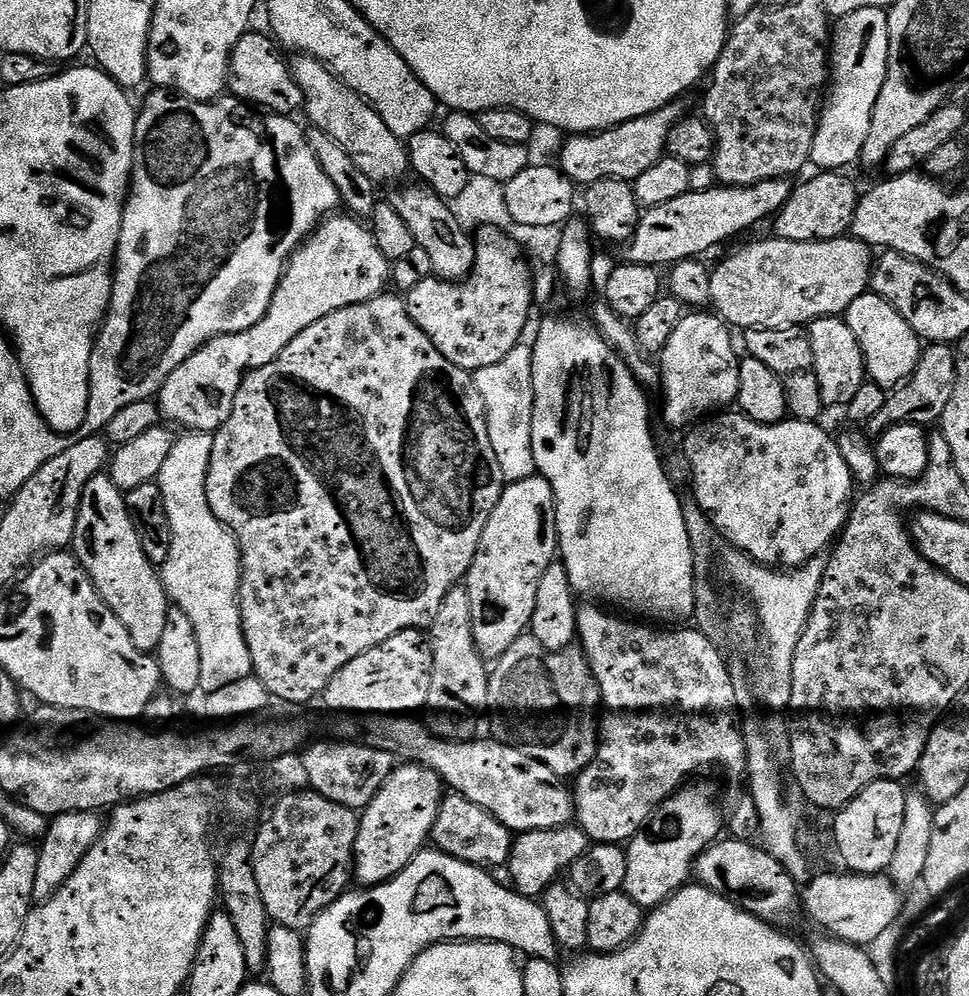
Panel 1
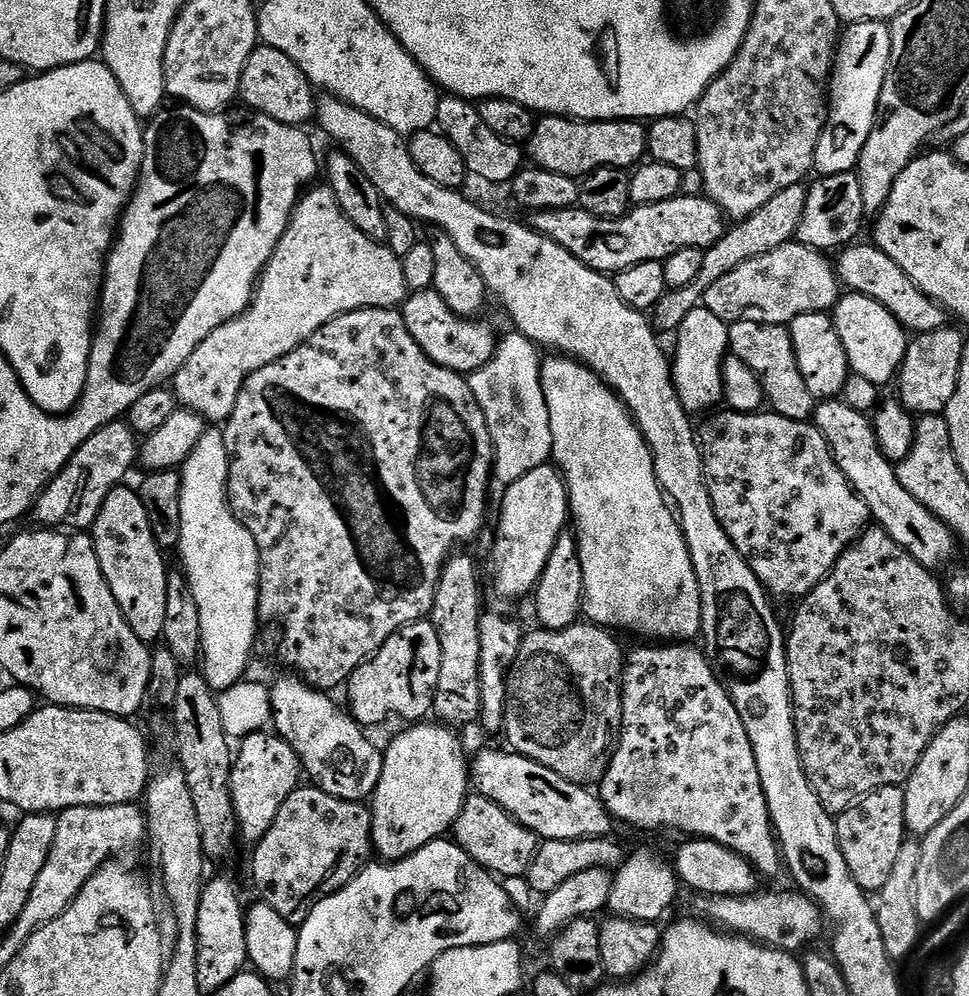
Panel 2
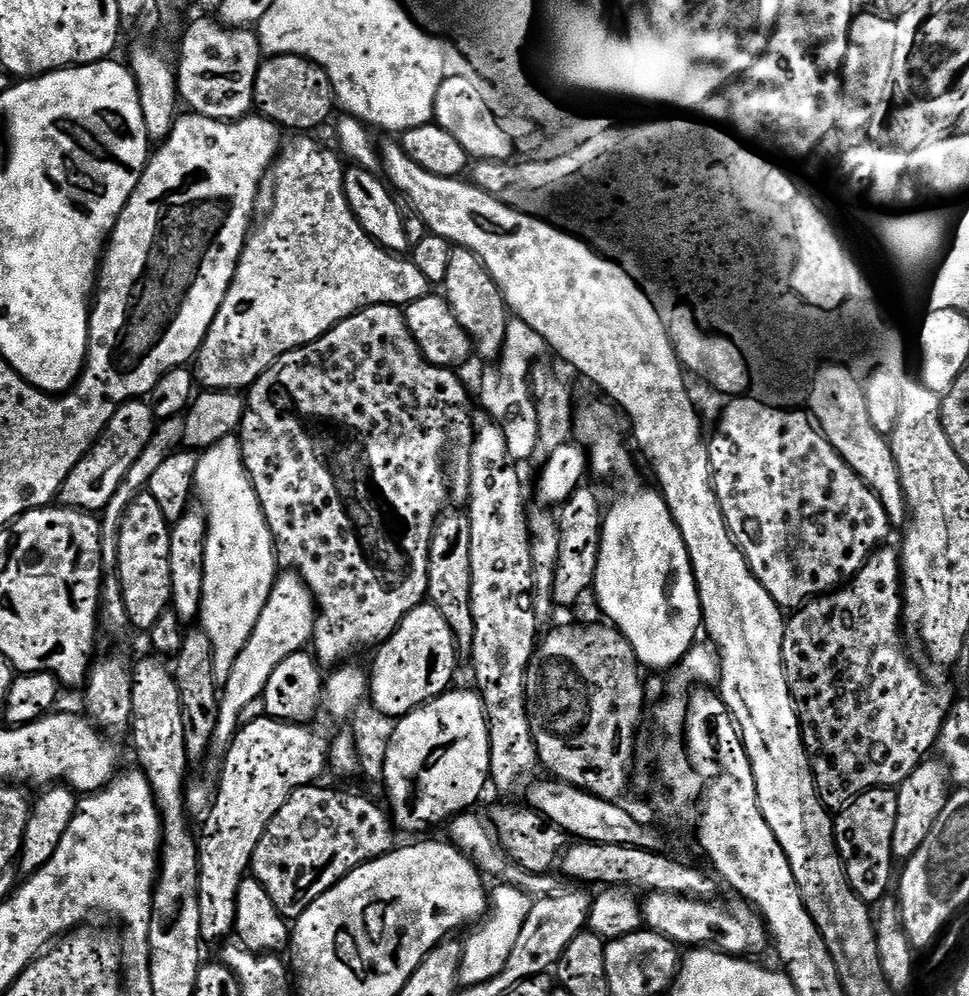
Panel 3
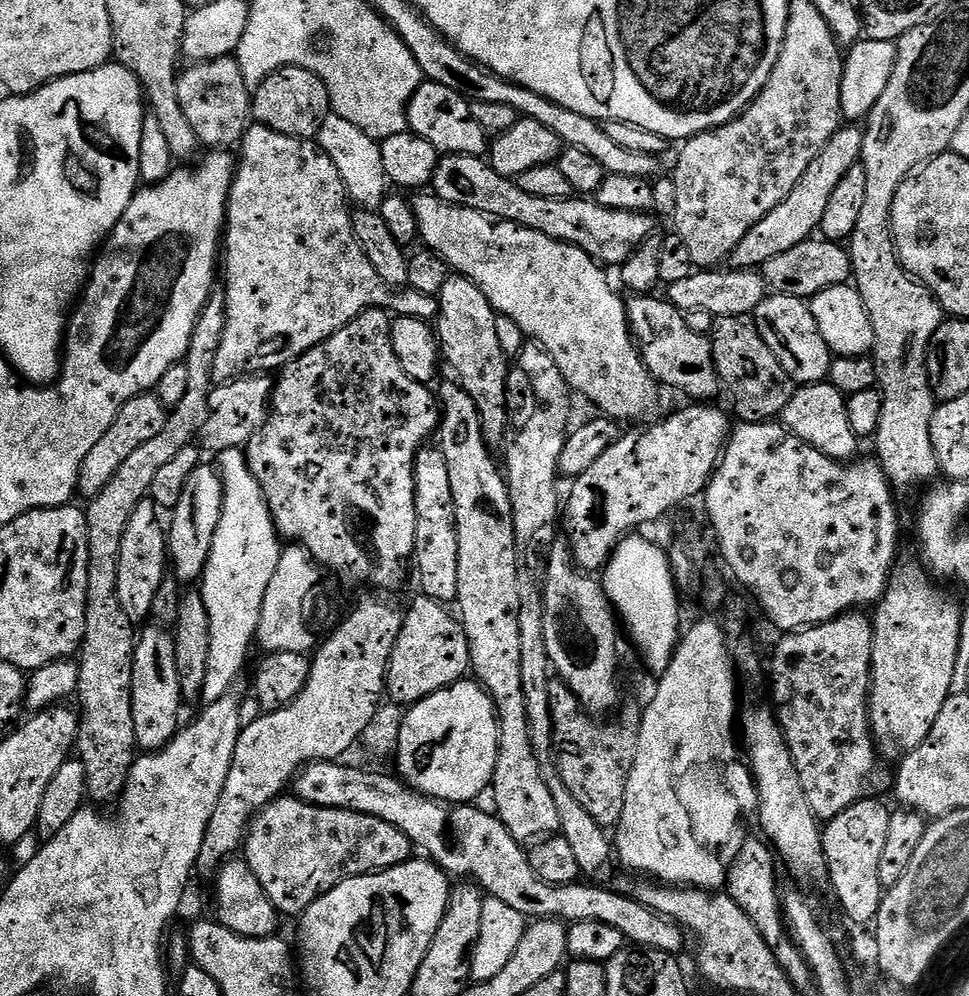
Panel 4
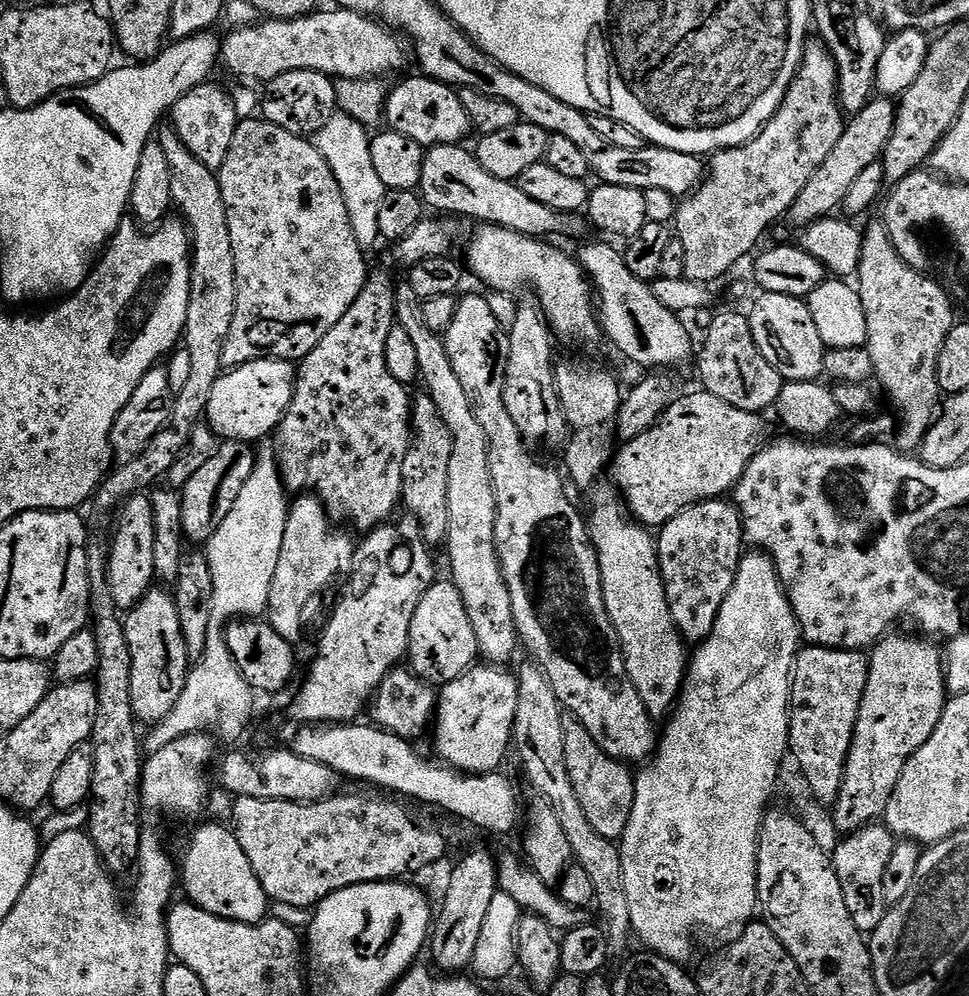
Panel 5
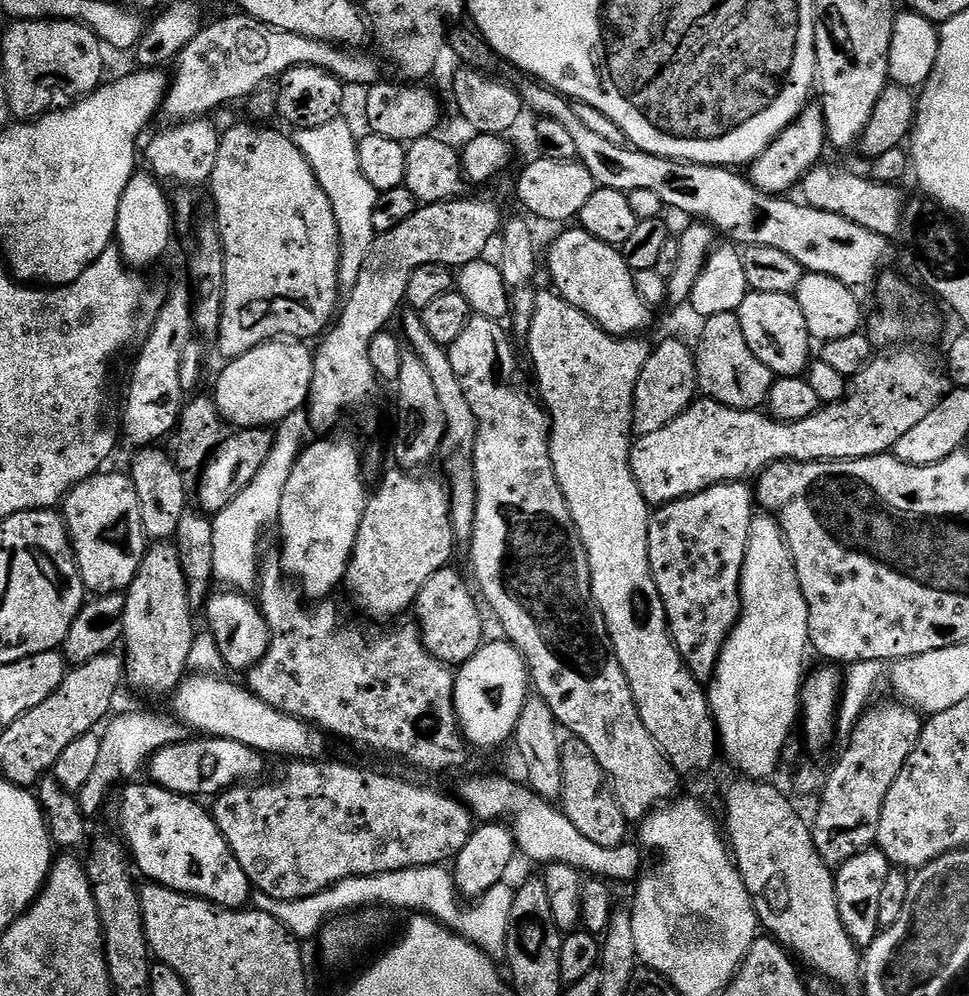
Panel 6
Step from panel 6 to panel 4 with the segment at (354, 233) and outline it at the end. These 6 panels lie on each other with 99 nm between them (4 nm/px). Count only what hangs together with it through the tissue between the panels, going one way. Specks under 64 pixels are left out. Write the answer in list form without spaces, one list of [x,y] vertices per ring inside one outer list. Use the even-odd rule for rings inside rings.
[[[333,112],[328,114],[316,140],[320,148],[327,153],[328,157],[335,162],[335,166],[338,167],[349,199],[353,203],[358,202],[357,205],[363,209],[379,209],[388,192],[388,189],[386,189],[388,179],[385,174],[385,166],[382,165],[379,141],[371,139],[358,126],[354,126],[352,122],[347,122]]]

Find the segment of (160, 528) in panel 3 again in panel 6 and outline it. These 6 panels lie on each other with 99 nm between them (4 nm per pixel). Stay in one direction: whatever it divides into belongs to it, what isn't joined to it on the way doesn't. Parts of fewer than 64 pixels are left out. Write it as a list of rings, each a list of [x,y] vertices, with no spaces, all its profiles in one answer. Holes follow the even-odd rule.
[[[101,470],[90,479],[68,491],[62,501],[64,524],[68,527],[68,537],[72,539],[72,552],[85,589],[92,594],[105,592],[123,593],[134,582],[138,566],[142,566],[146,551],[146,537],[142,530],[142,510],[138,510],[138,490],[131,475],[124,472]]]

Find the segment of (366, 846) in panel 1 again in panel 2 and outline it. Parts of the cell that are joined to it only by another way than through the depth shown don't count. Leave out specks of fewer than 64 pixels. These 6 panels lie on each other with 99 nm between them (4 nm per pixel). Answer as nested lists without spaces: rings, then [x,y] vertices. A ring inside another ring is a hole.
[[[416,722],[405,727],[408,729],[398,733],[389,742],[388,748],[383,749],[382,778],[378,778],[378,786],[372,791],[370,811],[372,847],[375,855],[384,862],[404,860],[432,840],[447,837],[453,831],[456,818],[470,795],[470,756],[464,753],[464,744],[456,737],[459,735],[439,722],[428,723]]]

